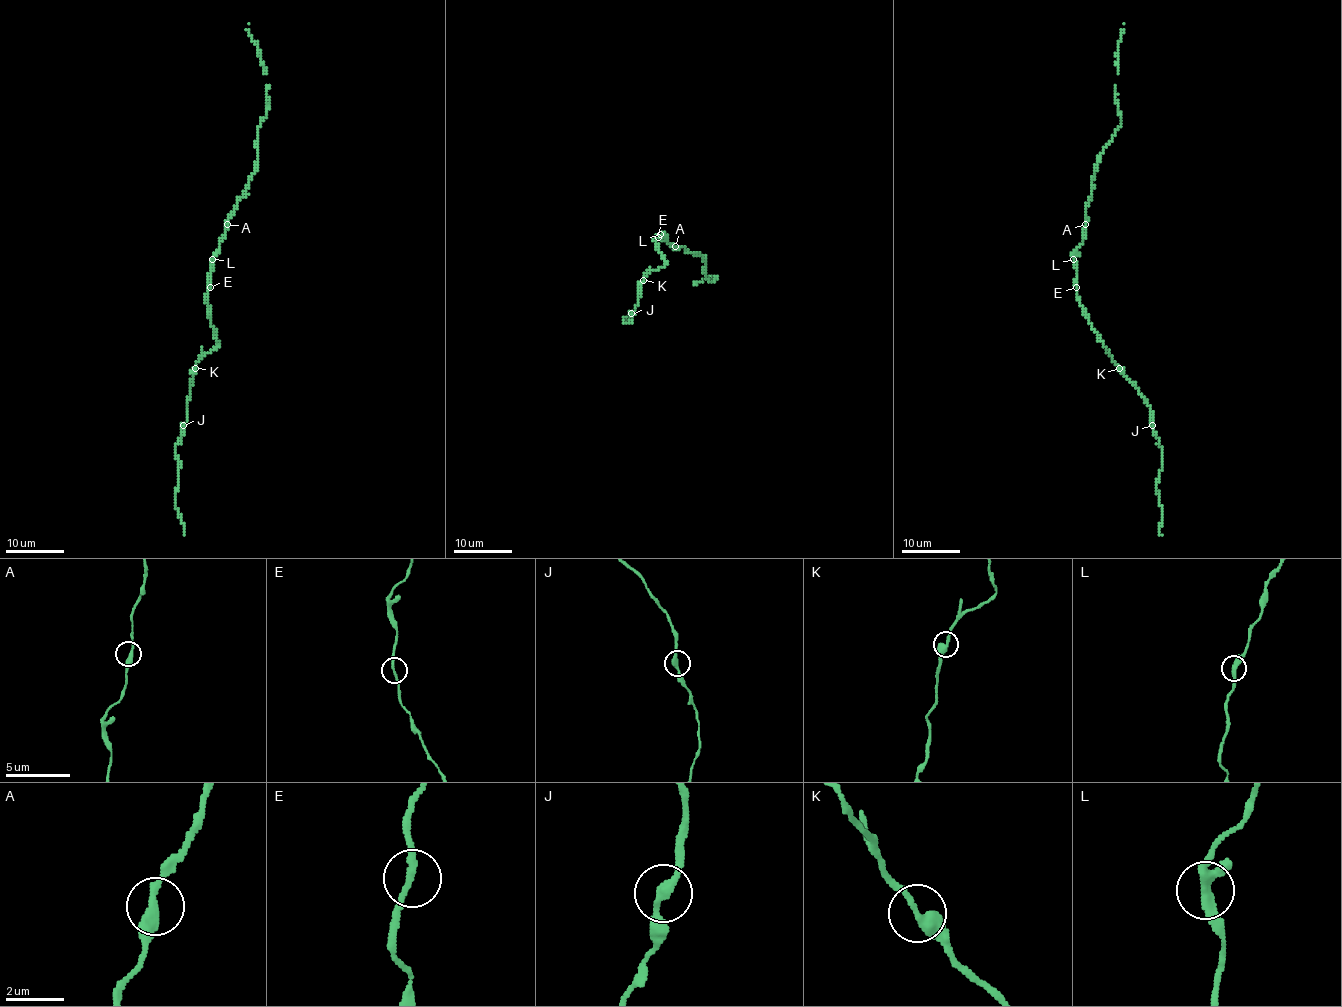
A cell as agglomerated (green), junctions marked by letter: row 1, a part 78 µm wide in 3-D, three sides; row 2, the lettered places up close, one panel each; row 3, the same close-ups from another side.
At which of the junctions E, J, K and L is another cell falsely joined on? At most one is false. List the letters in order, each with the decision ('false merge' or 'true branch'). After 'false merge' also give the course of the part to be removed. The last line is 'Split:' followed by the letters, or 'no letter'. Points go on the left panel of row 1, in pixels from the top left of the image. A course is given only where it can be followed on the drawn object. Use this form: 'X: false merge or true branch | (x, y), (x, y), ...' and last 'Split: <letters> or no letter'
E: true branch
J: true branch
K: true branch
L: true branch
Split: no letter

